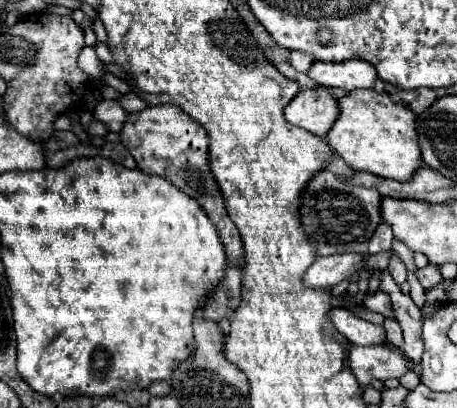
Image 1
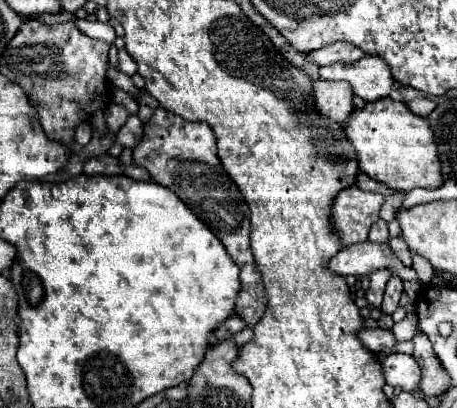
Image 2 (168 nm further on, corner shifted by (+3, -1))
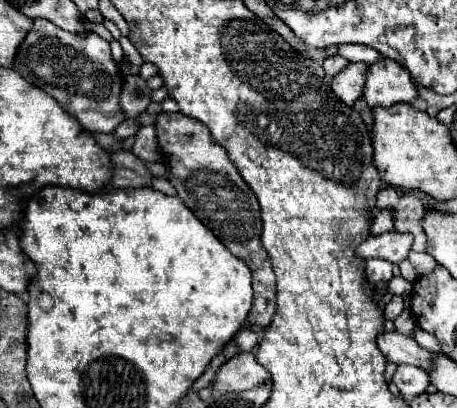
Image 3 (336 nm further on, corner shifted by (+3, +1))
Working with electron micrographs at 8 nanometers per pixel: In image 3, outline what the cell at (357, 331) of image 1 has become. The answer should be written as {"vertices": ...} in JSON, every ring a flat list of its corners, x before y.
{"vertices":[[394,330,394,332,382,332,376,338,376,342,378,342,378,348,382,350,382,354,390,362,414,364,414,366,420,366,424,370,430,368,432,354,428,350,420,348,414,338,408,338,408,336]]}

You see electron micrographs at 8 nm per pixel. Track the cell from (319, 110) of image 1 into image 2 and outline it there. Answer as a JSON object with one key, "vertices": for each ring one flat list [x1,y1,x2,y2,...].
{"vertices":[[316,80,314,98,316,98,316,106,320,114,336,122,344,122,354,110,354,104,352,104,354,90,352,86,348,86,348,82]]}

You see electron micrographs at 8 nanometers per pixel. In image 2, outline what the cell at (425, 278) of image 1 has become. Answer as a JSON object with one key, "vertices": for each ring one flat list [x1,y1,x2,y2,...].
{"vertices":[[360,242,358,246,346,246,330,260,330,270,342,276,348,274,372,274,374,270,392,270,402,280,418,280,412,268,406,268,388,244]]}

